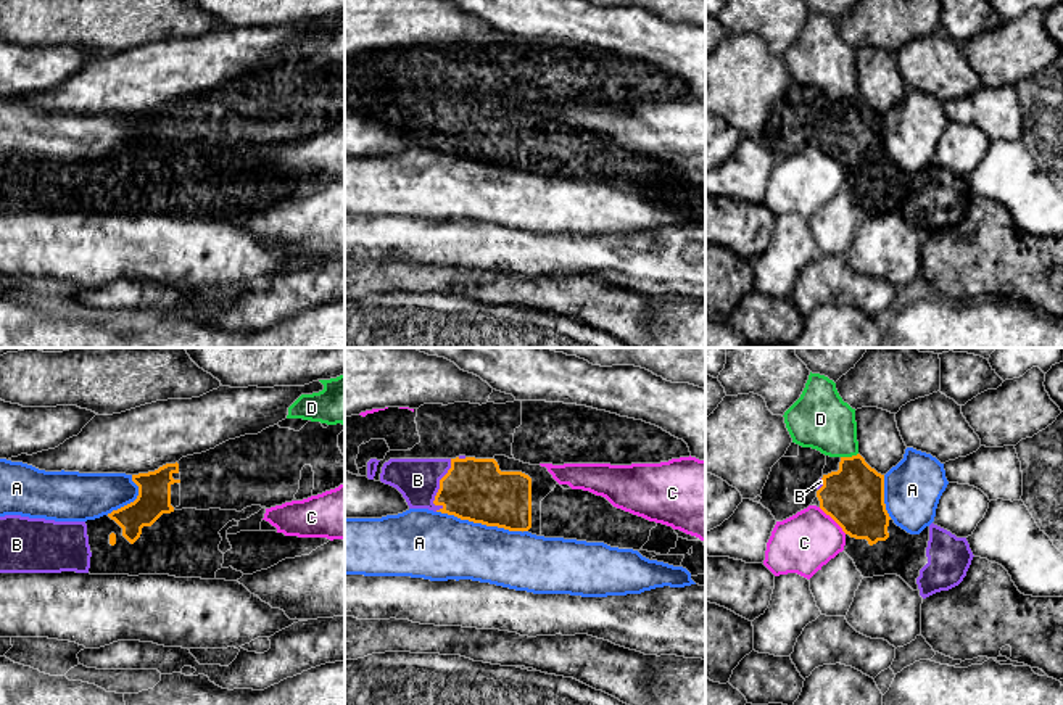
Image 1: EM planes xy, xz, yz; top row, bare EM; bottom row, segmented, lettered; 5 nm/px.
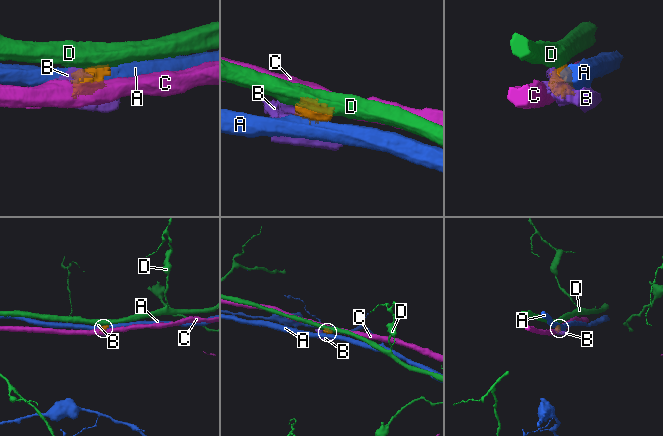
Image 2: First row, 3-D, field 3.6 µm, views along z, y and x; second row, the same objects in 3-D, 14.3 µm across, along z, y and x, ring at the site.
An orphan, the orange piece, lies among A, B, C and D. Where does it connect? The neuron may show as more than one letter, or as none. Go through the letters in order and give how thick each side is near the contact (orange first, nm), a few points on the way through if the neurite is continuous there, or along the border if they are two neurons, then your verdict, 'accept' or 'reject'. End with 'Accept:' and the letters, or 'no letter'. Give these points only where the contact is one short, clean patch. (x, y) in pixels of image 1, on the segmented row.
A: 320 nm thick on the orange side, 340 nm on the other; reject
B: 320 nm thick on the orange side, 220 nm on the other; reject
C: 300 nm thick on the orange side, 300 nm on the other; border along yz (818, 507), (846, 533); reject
D: 300 nm thick on the orange side, 300 nm on the other; border along yz (857, 453), (841, 457); reject
Accept: no letter

